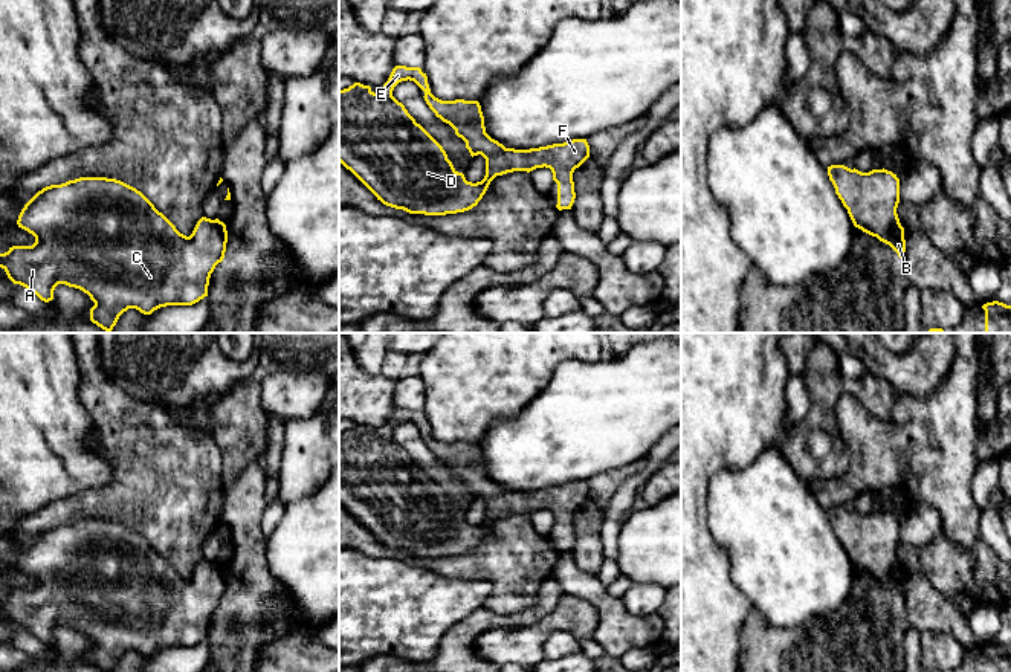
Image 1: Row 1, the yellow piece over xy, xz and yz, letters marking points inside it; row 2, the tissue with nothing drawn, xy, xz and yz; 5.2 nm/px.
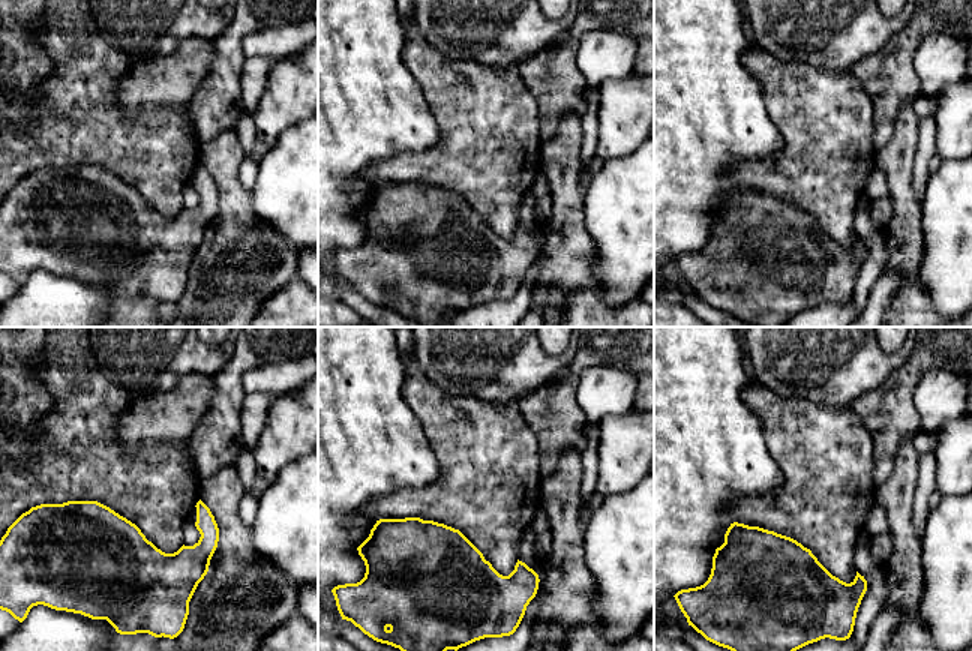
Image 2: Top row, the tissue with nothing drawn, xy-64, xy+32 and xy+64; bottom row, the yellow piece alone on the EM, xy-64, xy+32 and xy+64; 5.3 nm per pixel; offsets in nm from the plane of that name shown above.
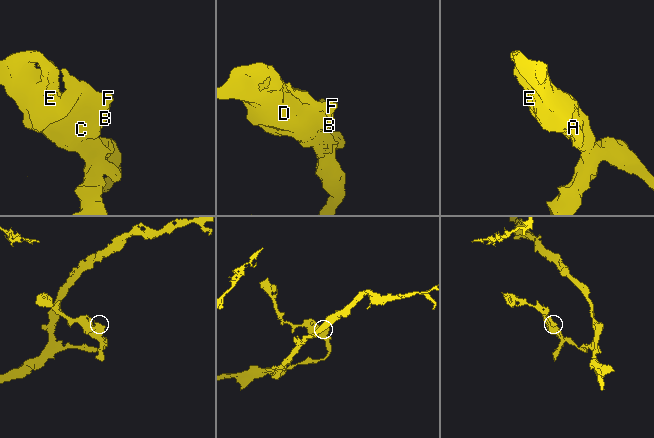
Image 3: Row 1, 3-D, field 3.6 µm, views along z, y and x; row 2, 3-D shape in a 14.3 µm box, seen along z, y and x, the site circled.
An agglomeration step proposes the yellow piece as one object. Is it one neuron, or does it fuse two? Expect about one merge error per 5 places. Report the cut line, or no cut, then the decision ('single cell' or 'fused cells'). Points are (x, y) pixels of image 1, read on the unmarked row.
no cut | single cell

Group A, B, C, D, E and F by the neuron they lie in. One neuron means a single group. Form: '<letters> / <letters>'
A B C D E F

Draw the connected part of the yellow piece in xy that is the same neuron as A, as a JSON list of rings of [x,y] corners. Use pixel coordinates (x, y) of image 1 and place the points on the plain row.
[[[79,519],[43,530],[24,547],[17,567],[32,576],[35,585],[12,588],[0,596],[0,609],[8,620],[29,631],[44,645],[53,641],[58,626],[82,632],[95,645],[90,651],[90,663],[102,672],[113,672],[119,658],[128,651],[151,657],[160,649],[192,648],[208,638],[211,615],[223,603],[228,585],[226,567],[218,561],[202,559],[192,576],[186,579],[141,533],[107,519]]]

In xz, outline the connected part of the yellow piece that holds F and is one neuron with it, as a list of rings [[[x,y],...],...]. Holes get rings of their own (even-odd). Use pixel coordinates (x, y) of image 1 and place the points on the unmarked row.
[[[396,408],[380,437],[360,425],[339,432],[339,504],[383,547],[409,556],[446,557],[469,553],[478,547],[496,518],[513,513],[530,515],[544,509],[551,512],[553,522],[557,525],[556,550],[559,553],[571,551],[576,541],[573,515],[588,499],[589,487],[586,481],[573,481],[530,492],[506,490],[486,475],[478,443],[441,443],[435,440],[431,435],[426,415],[420,409]],[[408,422],[425,434],[423,440],[429,451],[466,484],[470,498],[481,496],[486,501],[486,518],[481,524],[467,524],[464,516],[454,510],[443,489],[392,438],[394,429]]]

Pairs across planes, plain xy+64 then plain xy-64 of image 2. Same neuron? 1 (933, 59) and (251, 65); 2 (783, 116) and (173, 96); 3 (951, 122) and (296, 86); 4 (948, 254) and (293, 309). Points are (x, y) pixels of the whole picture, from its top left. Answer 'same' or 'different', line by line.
1: different
2: different
3: same
4: different

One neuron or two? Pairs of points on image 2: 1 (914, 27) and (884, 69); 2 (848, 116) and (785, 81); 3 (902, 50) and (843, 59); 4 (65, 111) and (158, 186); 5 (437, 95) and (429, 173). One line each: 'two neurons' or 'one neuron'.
1: one neuron
2: one neuron
3: two neurons
4: one neuron
5: one neuron

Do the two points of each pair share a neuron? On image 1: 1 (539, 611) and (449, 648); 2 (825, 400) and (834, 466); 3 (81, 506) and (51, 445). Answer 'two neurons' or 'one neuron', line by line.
1: one neuron
2: one neuron
3: two neurons

